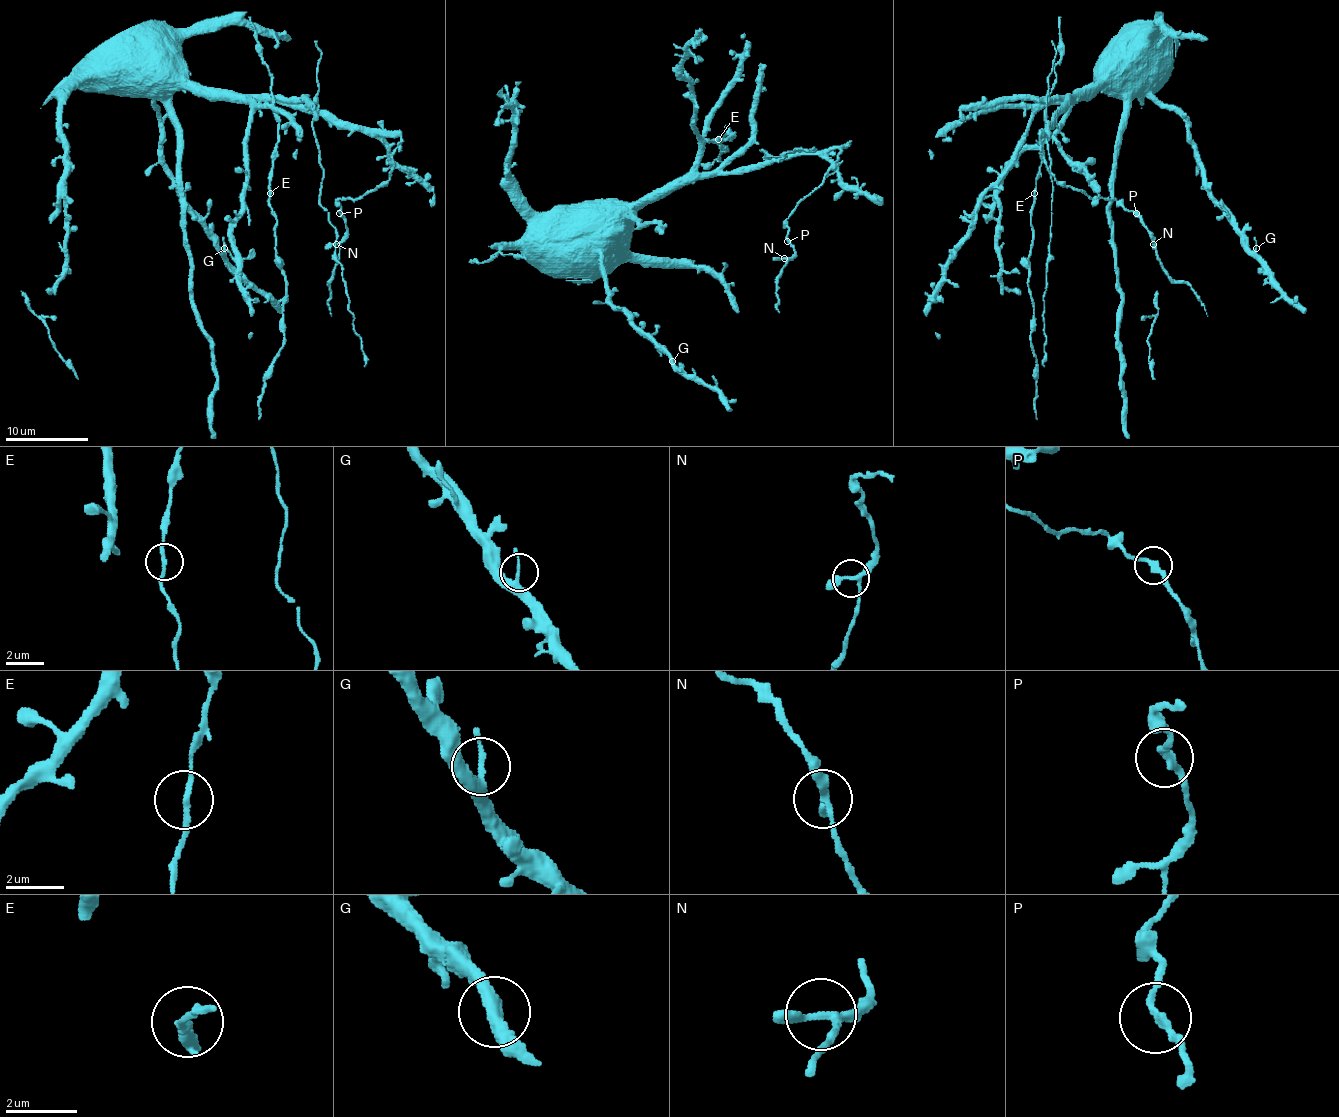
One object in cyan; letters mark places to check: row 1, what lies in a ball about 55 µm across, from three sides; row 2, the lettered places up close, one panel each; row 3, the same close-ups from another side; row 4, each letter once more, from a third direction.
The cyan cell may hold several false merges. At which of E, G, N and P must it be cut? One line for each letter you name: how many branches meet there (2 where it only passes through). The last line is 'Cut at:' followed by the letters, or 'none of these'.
Cut at: none of these

